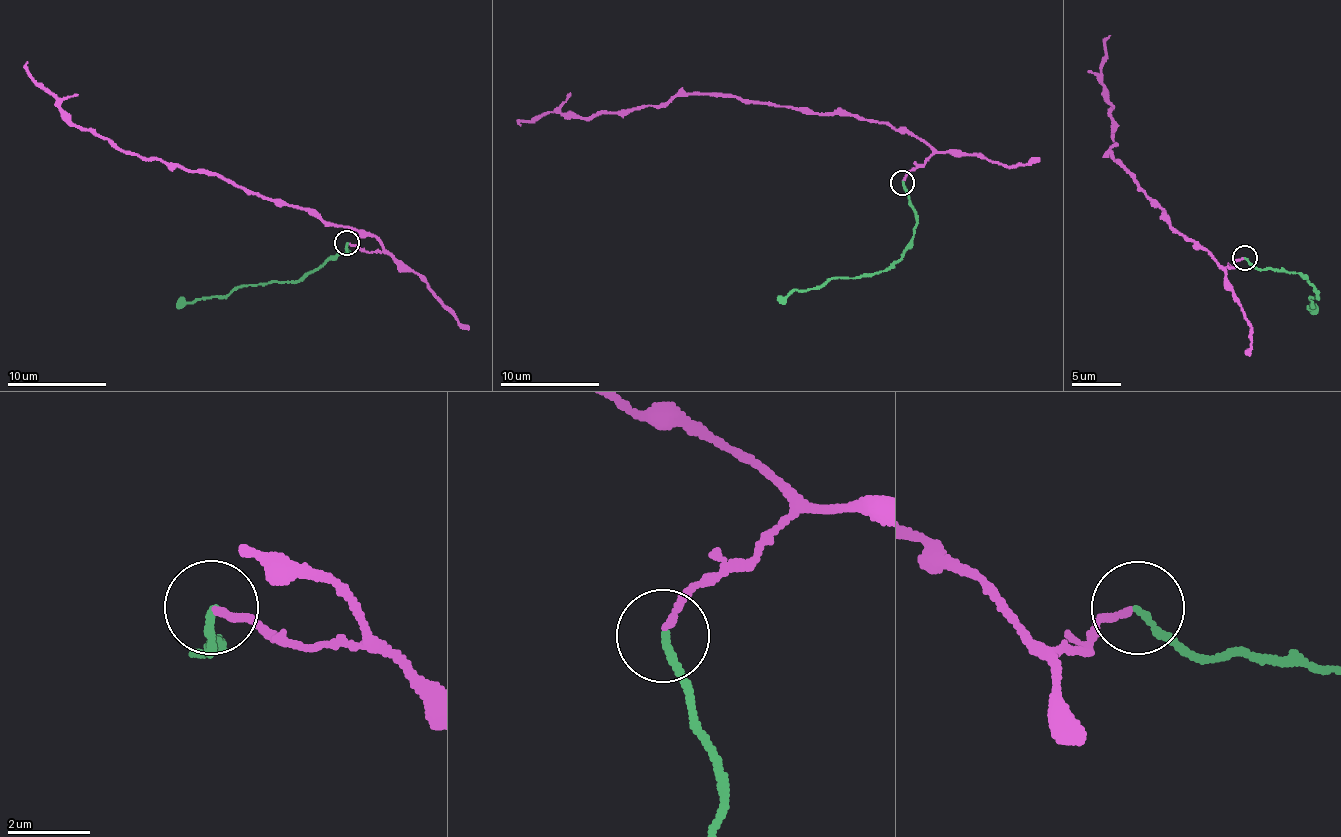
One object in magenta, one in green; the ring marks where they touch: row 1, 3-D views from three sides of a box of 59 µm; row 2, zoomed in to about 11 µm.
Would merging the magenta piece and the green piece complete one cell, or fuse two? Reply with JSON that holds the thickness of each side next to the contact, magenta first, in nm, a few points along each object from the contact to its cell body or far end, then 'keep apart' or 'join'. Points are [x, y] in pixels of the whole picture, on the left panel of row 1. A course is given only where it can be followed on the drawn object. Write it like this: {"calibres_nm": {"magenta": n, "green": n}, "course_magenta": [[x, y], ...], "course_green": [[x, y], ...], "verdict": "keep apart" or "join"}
{"calibres_nm": {"magenta": 160, "green": 180}, "course_magenta": [[346, 243], [383, 250], [351, 226], [275, 205], [217, 175], [120, 152], [77, 127], [26, 61]], "course_green": [[346, 243], [346, 254], [339, 253], [296, 281], [241, 284], [223, 296], [193, 299], [176, 308]], "verdict": "join"}

